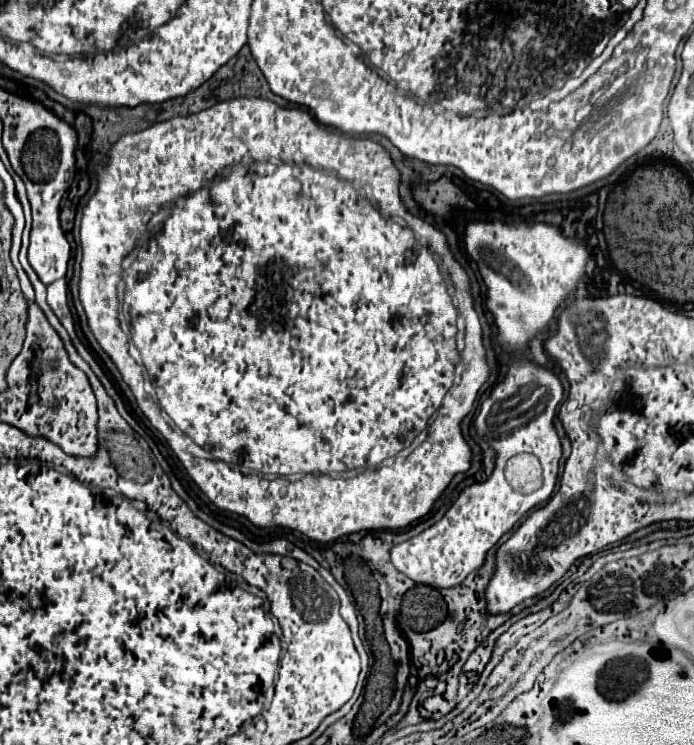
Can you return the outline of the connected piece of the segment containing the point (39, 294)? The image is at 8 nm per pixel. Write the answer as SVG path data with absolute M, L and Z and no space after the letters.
M26 264L26 268L28 268L28 270L24 270L24 272L28 272L28 278L30 278L30 282L32 282L32 286L34 286L34 292L36 292L36 304L40 306L40 310L44 310L44 304L46 304L46 286L40 284L40 280L38 280L38 276L32 272L30 264Z

